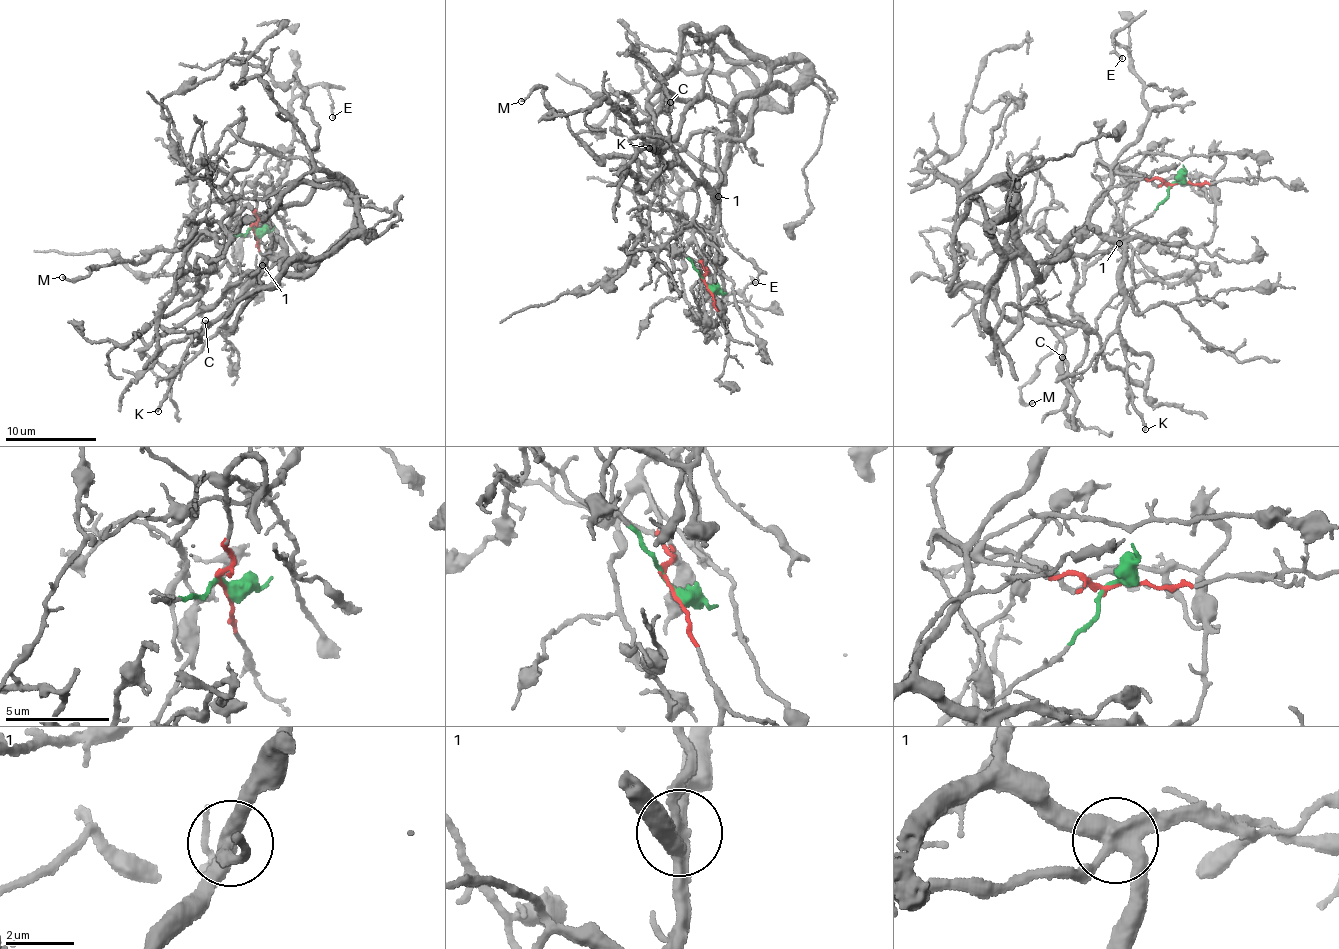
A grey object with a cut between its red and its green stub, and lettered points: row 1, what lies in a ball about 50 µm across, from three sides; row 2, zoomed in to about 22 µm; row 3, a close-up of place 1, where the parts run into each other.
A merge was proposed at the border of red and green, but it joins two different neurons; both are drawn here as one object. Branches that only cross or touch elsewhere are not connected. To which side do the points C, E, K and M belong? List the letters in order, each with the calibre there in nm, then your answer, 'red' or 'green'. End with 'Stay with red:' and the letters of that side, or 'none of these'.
C: 260 nm thick; red
E: 160 nm thick; red
K: 220 nm thick; red
M: 160 nm thick; green
Stay with red: C, E, K

